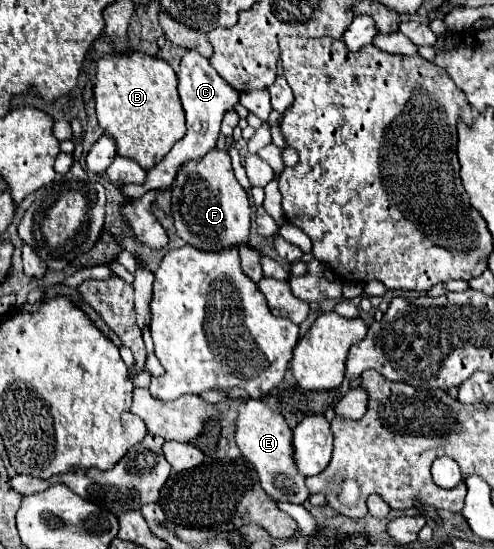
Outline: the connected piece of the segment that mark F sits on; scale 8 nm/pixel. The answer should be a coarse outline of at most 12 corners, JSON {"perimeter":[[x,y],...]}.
{"perimeter":[[226,151],[172,183],[178,237],[200,251],[250,245],[250,201]]}

